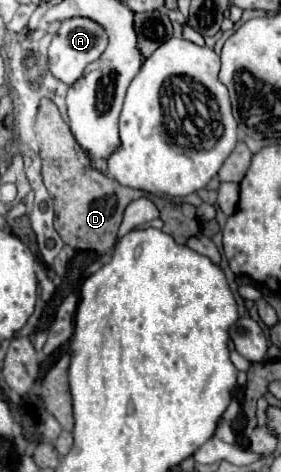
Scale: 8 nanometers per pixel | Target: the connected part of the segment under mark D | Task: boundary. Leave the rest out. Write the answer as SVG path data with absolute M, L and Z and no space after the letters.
M43 98L41 106L39 106L39 114L37 114L37 140L41 142L41 158L43 158L43 182L47 192L53 196L55 200L55 228L59 232L59 236L63 238L65 244L77 248L77 250L95 250L99 254L105 254L109 248L113 248L113 244L117 242L117 230L119 224L123 220L123 210L125 206L139 198L139 196L149 196L147 192L139 192L127 186L121 186L117 180L105 176L103 172L99 172L93 164L91 158L83 152L83 148L77 144L77 140L73 138L69 124L61 118L57 106L49 100Z

